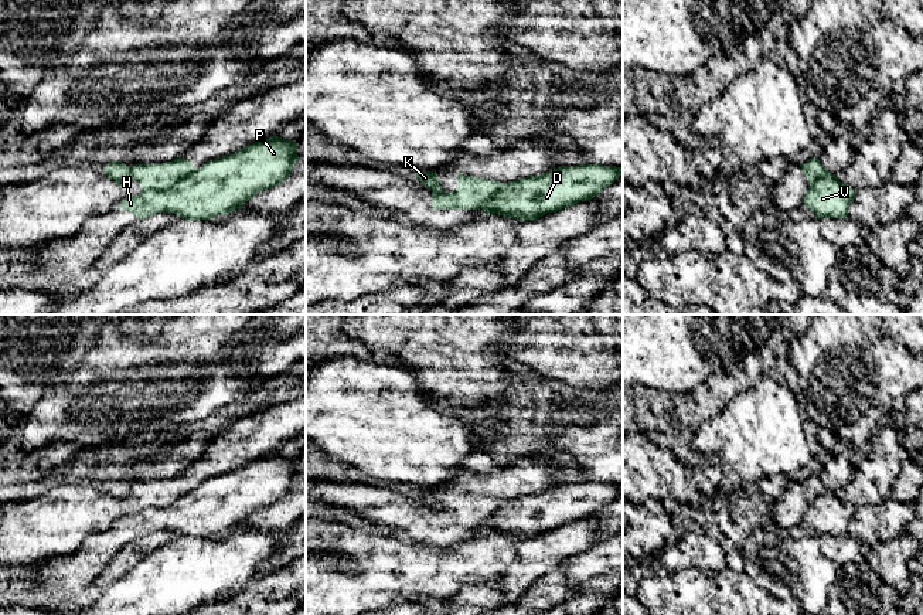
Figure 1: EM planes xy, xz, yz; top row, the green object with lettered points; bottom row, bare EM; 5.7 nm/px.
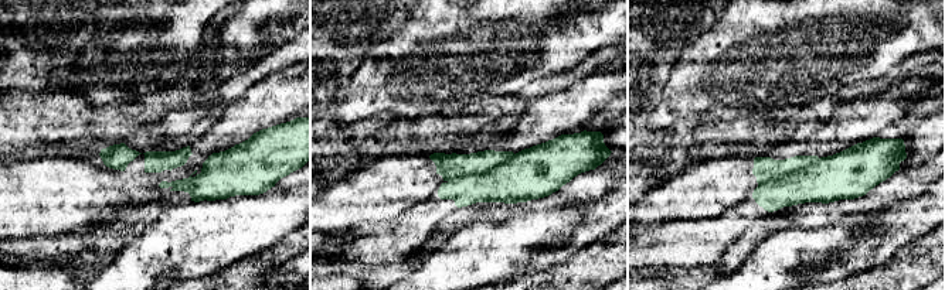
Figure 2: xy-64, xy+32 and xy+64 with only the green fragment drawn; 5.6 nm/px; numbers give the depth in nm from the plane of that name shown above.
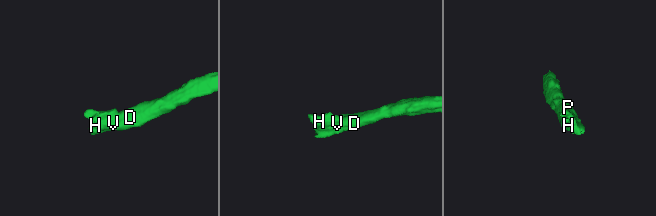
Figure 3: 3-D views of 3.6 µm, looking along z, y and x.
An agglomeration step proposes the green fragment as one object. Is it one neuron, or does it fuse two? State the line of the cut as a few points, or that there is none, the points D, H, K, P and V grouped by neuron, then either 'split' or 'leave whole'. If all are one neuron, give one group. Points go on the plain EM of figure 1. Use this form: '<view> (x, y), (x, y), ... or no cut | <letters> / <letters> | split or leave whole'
xy (194, 486), (167, 506), (147, 506), (140, 510) | D H P V / K | split

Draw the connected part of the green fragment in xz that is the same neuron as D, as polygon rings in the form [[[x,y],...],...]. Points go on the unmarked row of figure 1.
[[[589,482],[558,485],[551,489],[503,500],[483,526],[507,536],[537,537],[580,519],[590,519],[623,492],[623,485]]]

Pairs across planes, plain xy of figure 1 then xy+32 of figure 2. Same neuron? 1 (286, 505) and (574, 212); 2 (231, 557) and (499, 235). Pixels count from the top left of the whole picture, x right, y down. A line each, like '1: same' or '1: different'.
1: different
2: same

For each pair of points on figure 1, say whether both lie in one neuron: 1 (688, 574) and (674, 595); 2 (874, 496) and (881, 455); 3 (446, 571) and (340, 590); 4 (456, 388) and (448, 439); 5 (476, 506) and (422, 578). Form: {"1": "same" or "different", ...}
{"1": "same", "2": "same", "3": "same", "4": "different", "5": "different"}

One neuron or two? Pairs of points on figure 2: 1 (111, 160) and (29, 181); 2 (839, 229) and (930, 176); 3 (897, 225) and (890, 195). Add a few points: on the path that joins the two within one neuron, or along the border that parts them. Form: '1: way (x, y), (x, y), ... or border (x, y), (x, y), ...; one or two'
1: way (91, 171), (74, 181), (48, 181); one
2: border (881, 210), (843, 214), (836, 219); two
3: border (923, 191), (914, 197), (893, 201), (883, 211); two

